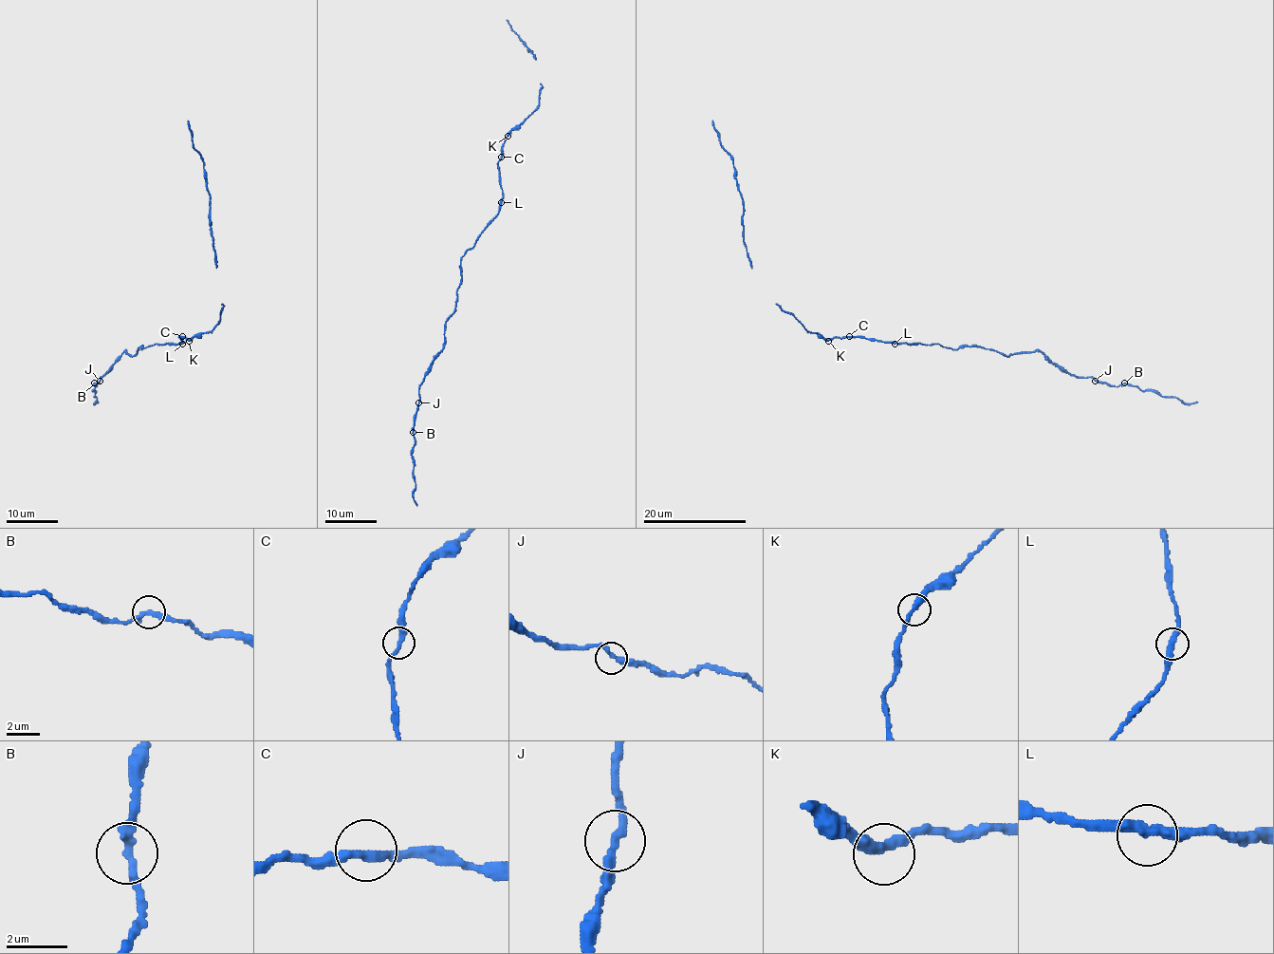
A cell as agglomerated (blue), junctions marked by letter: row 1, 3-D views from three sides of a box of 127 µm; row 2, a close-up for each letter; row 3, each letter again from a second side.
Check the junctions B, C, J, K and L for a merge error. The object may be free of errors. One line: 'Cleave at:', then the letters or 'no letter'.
Cleave at: no letter

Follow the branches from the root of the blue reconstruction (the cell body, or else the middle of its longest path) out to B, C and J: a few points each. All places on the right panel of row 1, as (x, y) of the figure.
B: (895, 342), (980, 346), (1006, 355), (1042, 351), (1078, 377), (1113, 386), (1124, 383)
C: (895, 342), (849, 336)
J: (895, 342), (939, 344), (950, 348), (980, 346), (1006, 355), (1042, 351), (1069, 373), (1091, 377), (1095, 381)

